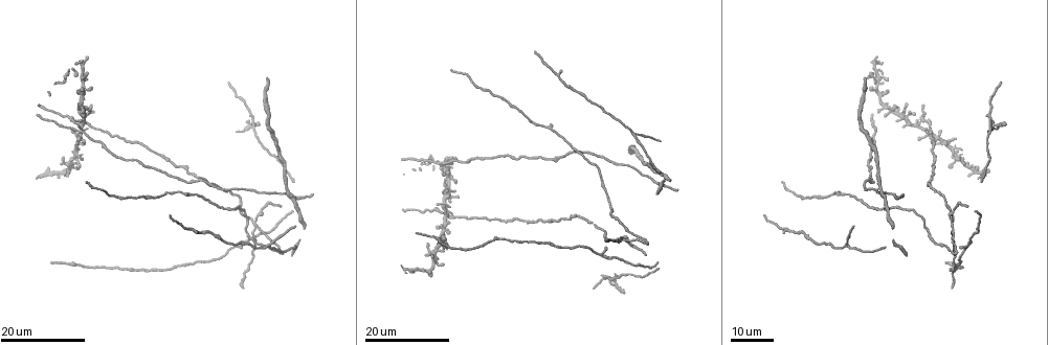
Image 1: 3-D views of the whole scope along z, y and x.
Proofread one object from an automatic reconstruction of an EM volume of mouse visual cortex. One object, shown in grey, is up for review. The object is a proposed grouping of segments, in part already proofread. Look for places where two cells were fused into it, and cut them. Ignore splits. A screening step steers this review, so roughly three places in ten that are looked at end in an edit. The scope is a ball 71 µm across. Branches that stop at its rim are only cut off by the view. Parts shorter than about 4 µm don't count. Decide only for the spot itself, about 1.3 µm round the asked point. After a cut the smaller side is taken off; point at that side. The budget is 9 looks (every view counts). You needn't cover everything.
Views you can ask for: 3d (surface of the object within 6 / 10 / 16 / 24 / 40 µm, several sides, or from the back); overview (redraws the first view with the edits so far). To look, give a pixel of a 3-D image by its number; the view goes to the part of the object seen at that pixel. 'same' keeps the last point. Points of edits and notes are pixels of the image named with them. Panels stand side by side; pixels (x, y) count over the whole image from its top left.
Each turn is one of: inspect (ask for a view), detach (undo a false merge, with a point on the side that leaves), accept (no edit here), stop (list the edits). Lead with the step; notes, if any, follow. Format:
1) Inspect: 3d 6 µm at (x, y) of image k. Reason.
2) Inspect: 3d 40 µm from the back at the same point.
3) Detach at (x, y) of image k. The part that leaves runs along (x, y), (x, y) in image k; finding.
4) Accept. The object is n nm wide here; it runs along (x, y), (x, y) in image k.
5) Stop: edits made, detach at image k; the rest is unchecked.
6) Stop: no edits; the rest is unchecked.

Inspect: 3d 24 µm at (257, 227) of image 1.

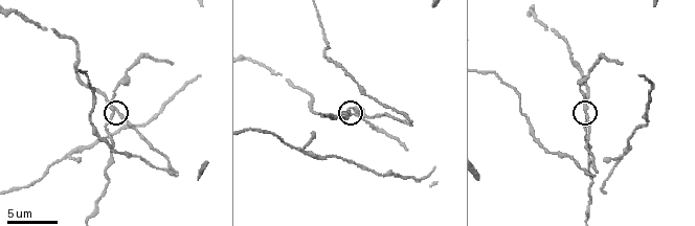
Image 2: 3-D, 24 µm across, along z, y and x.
Inspect: 3d 6 µm at (111, 111) of image 2.

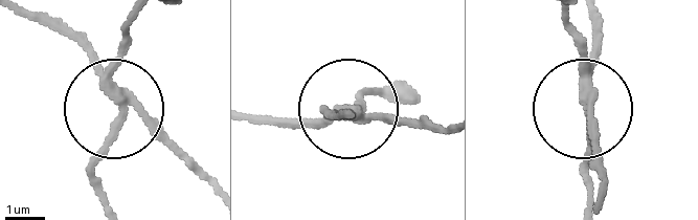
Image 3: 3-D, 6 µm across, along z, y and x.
Detach at (126, 34) of image 3. The object is 200 nm wide here; the part that leaves runs along (587, 89), (587, 205) in image 3; two cells meet here.

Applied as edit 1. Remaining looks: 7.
Inspect: overview.

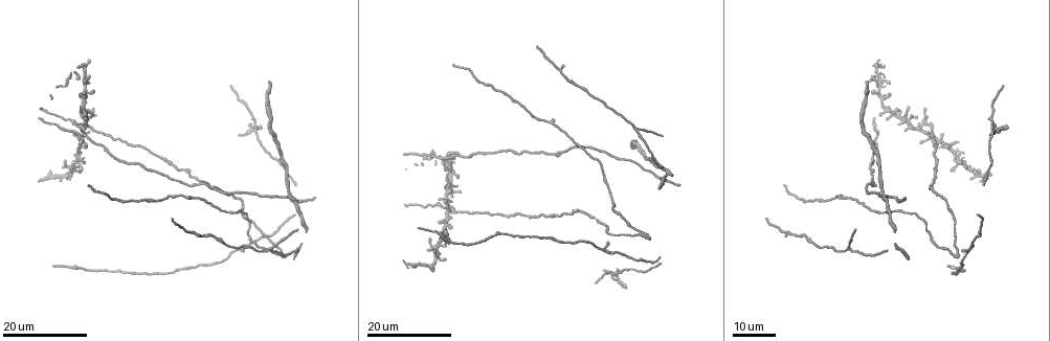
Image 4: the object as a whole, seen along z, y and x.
Inspect: 3d 16 µm at (893, 196) of image 4.

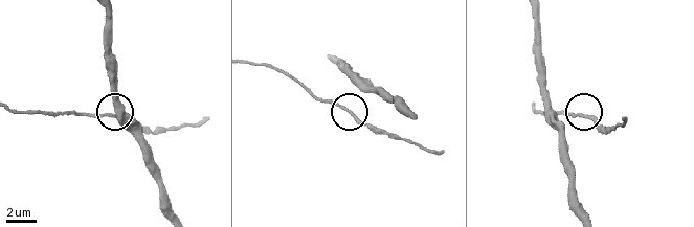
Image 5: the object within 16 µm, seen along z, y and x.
Inspect: 3d 6 µm at (581, 113) of image 5.

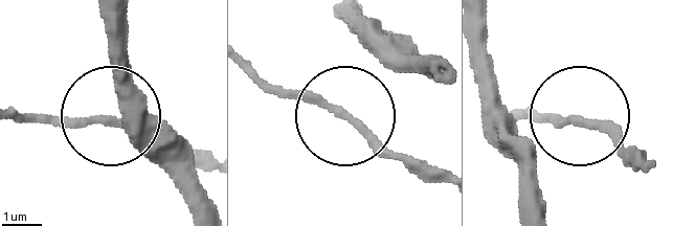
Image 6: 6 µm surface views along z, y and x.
Inspect: 3d 6 µm from the back at (104, 118) of image 6.

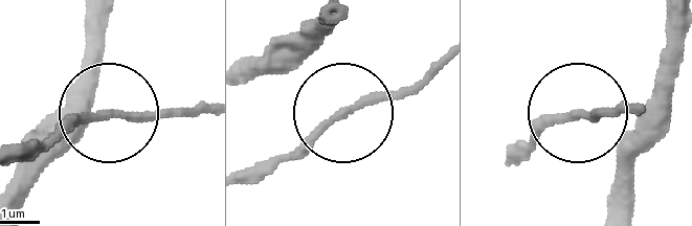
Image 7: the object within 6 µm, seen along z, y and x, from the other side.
Accept. 3 arms meet here; it runs along (433, 65), (404, 88), (363, 98), (257, 182) in image 7; all the same cell.

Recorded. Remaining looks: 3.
Inspect: 3d 16 µm at (214, 190) of image 4.

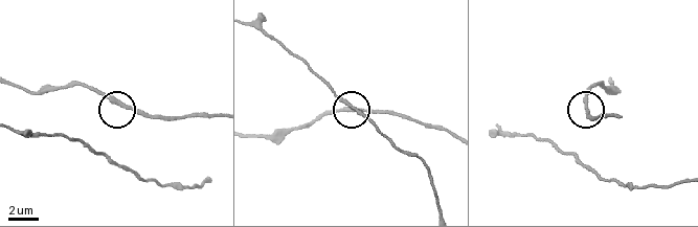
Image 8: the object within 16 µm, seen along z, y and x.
Inspect: 3d 10 µm at (126, 104) of image 8.

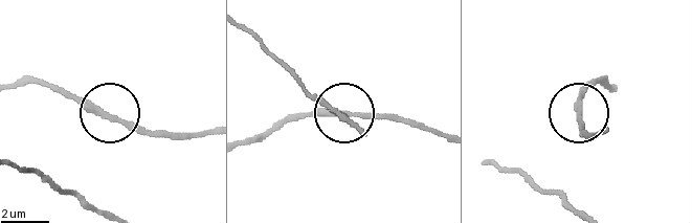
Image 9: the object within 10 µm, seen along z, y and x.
Inspect: 3d 10 µm from the back at (107, 117) of image 9.

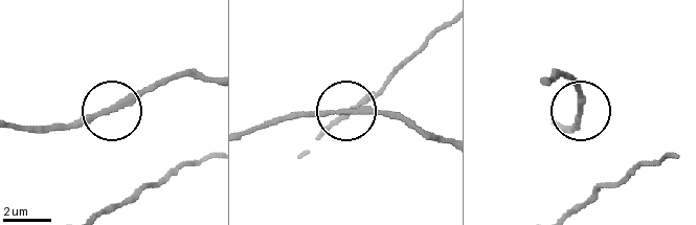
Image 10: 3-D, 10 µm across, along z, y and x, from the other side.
Accept. Continuous, no second cell.

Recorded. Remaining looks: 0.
Stop: edits made, detach at image 3; the rest is unchecked.

